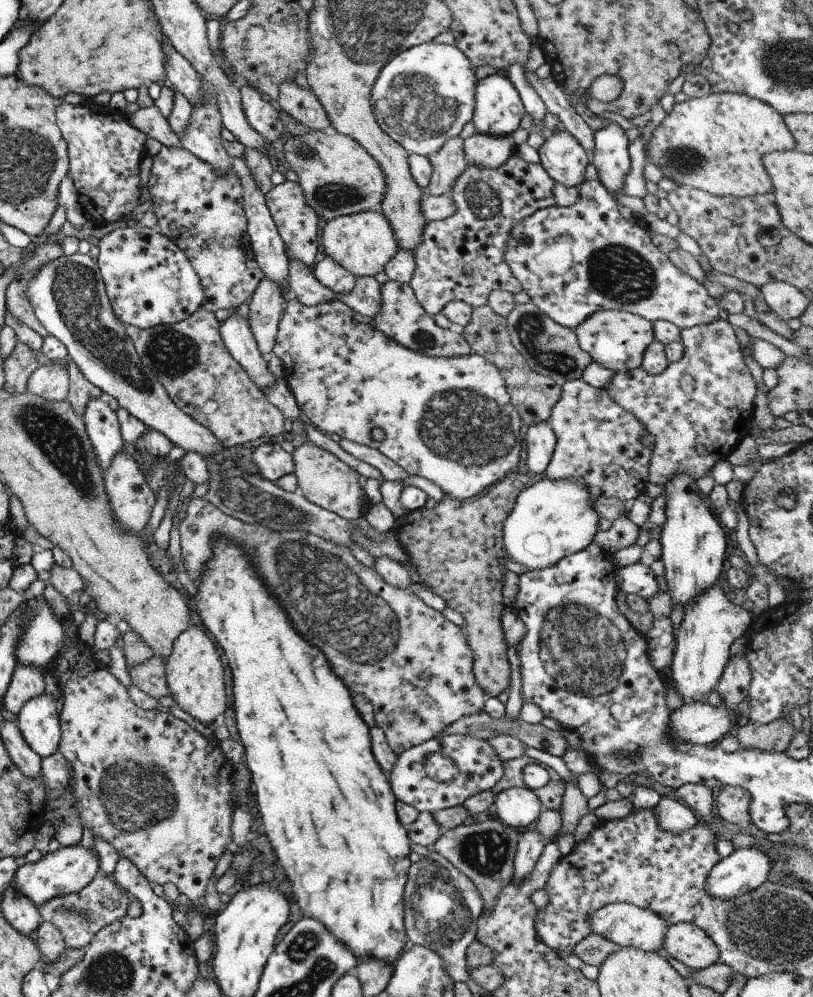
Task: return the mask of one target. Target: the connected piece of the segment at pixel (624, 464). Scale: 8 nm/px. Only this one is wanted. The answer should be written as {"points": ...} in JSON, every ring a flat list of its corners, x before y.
{"points":[[576,379,562,385,560,402,552,408,552,414,548,419,556,434,556,450,546,469,546,478,550,480,582,480,582,484,588,488,592,496,608,498,620,498,632,502,638,496,646,492,646,484,650,478,650,458,656,442,651,448,645,448,641,438,650,434,644,424,638,422,636,416,626,412,622,406,612,402,612,398,606,394,604,388,590,386,586,380]]}

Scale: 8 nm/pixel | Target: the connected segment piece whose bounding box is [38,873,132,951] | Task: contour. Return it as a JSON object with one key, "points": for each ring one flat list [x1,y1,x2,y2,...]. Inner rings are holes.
{"points":[[97,874,80,892,56,896,38,907,41,923,52,922,62,933,67,951,86,949,104,927,127,916,132,898,114,882,112,875]]}

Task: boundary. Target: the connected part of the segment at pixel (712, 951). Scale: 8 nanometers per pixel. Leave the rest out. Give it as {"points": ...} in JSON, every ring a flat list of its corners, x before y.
{"points":[[679,922,671,924,664,934,664,948,674,962,702,970,720,962,719,948,698,926]]}

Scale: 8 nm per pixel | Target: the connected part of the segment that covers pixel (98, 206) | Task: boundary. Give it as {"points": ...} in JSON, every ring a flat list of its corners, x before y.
{"points":[[88,100,78,105,59,102,57,125,67,142,70,178,74,182,87,220,103,226,125,225,125,221,134,216,134,210,140,204,140,163,146,156,147,136,132,126,126,115]]}

